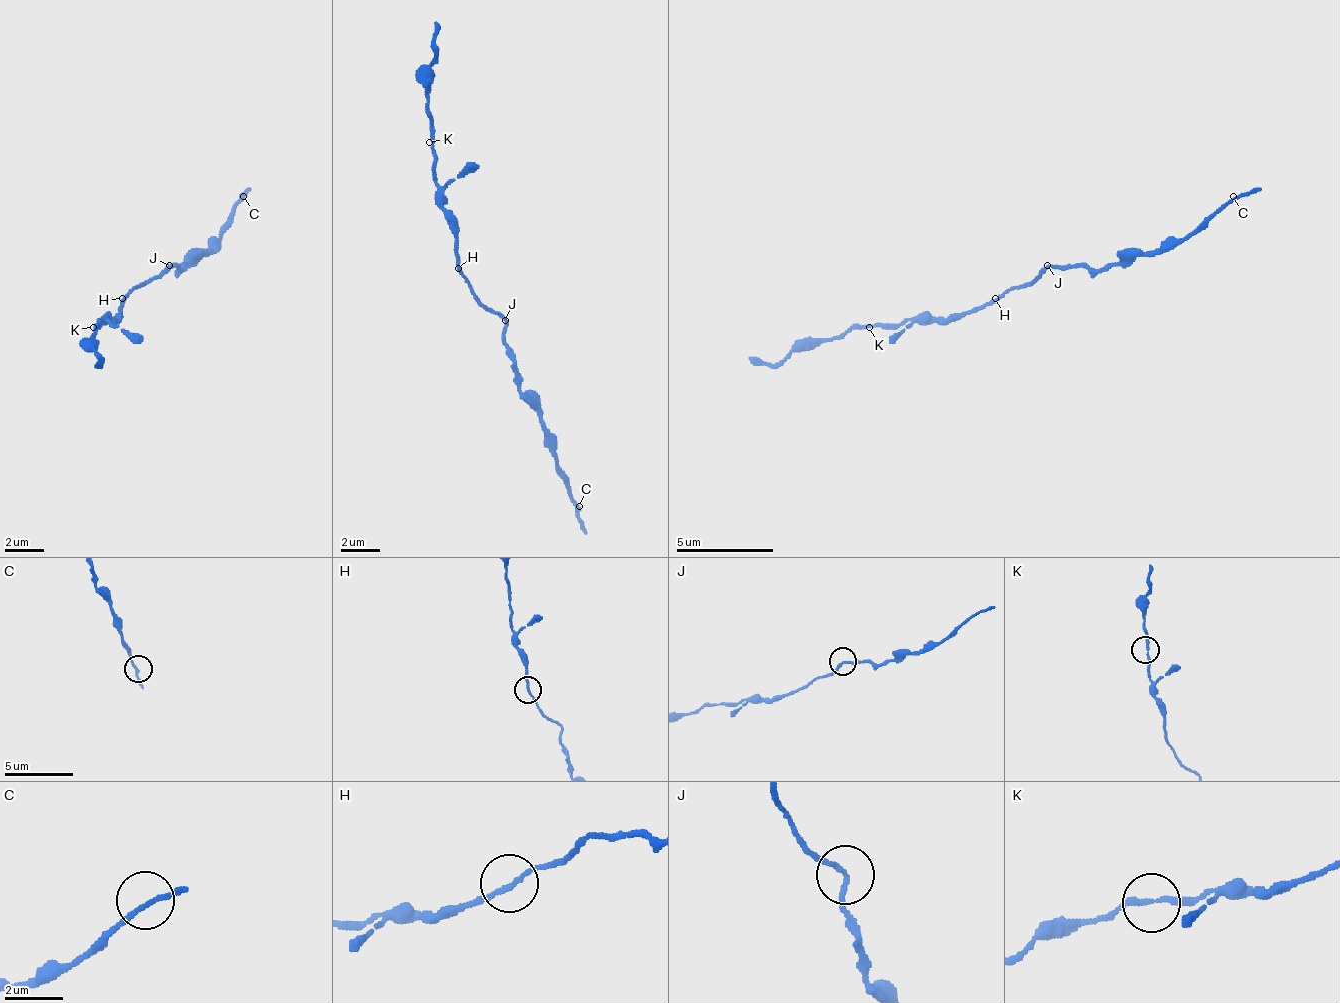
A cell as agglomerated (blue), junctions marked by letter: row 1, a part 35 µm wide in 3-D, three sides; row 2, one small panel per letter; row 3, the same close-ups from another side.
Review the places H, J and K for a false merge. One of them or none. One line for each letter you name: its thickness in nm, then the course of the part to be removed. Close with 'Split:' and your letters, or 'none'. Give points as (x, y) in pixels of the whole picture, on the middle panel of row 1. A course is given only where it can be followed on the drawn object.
Split: none

